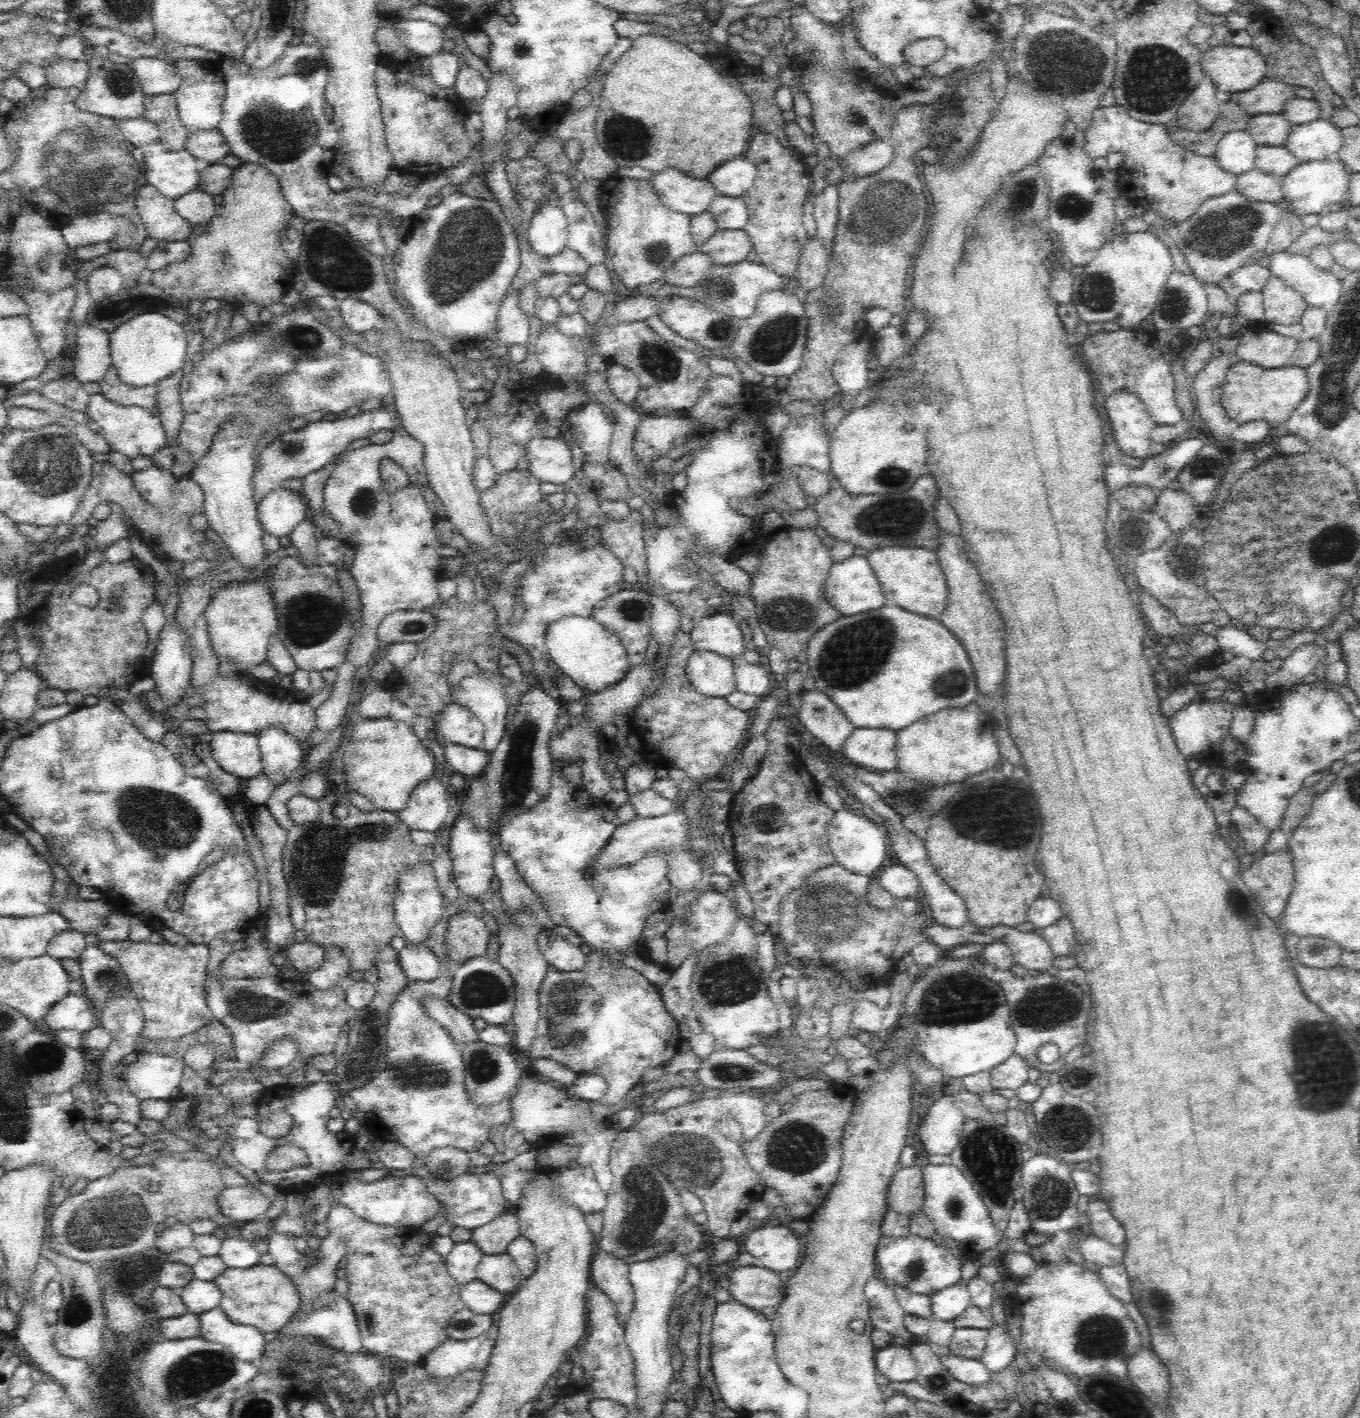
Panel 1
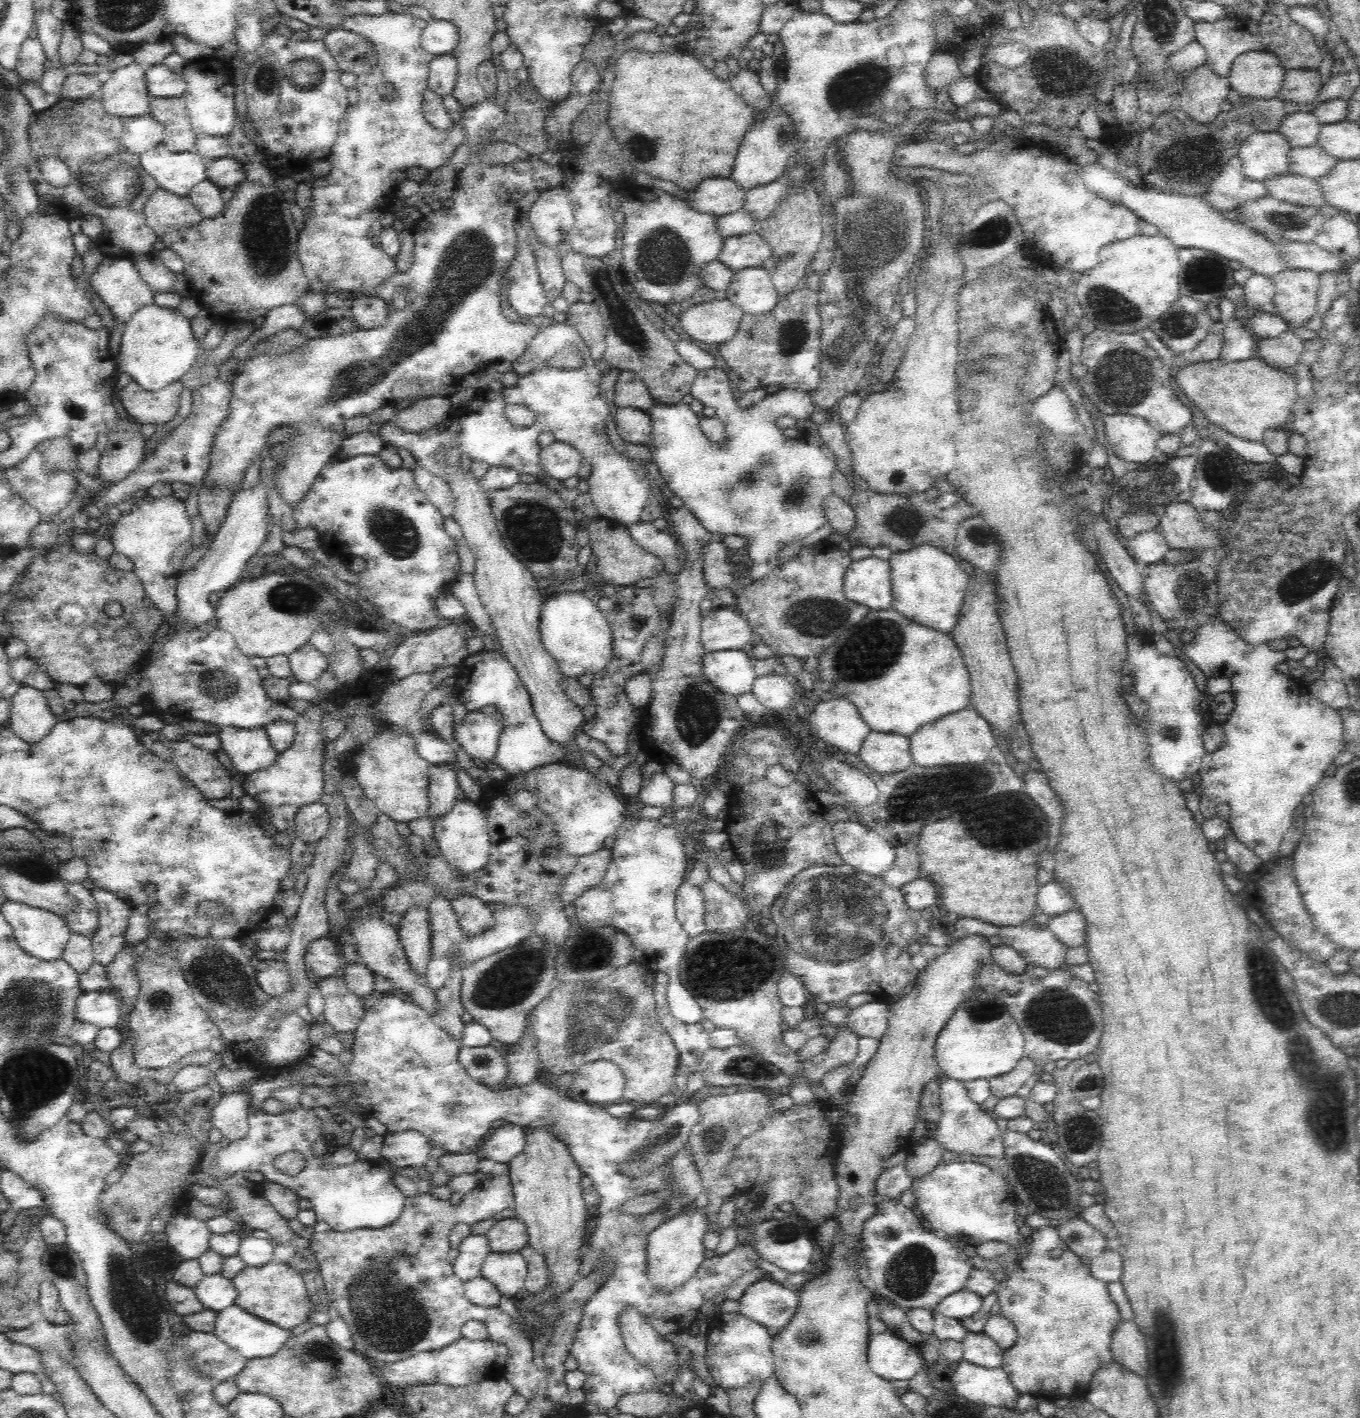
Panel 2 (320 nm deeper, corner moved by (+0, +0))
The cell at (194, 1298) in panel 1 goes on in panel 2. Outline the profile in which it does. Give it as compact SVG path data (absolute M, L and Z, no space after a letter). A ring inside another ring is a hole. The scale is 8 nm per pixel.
M222 1273L204 1275L194 1287L196 1298L205 1309L224 1310L234 1305L237 1296L232 1279L222 1276Z

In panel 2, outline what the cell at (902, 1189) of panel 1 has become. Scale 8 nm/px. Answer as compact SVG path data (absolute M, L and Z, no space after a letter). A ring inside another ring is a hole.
M927 1139L924 1144L915 1146L905 1160L906 1171L912 1180L932 1172L942 1163L942 1152L944 1147L938 1143L938 1139Z

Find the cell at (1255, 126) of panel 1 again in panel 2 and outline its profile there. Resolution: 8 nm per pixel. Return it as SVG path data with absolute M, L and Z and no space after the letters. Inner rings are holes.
M1298 110L1294 114L1286 115L1280 122L1278 131L1288 140L1291 147L1313 146L1317 144L1322 125L1314 112Z

